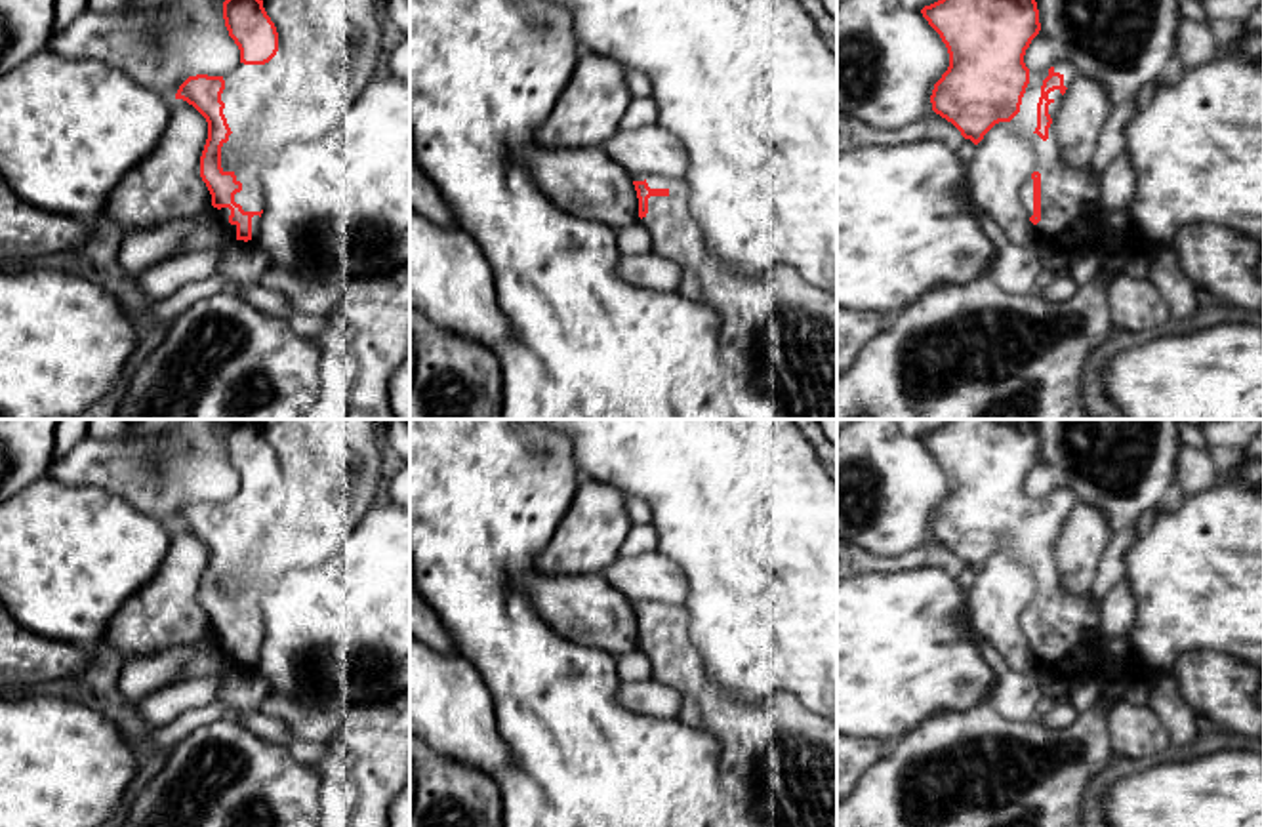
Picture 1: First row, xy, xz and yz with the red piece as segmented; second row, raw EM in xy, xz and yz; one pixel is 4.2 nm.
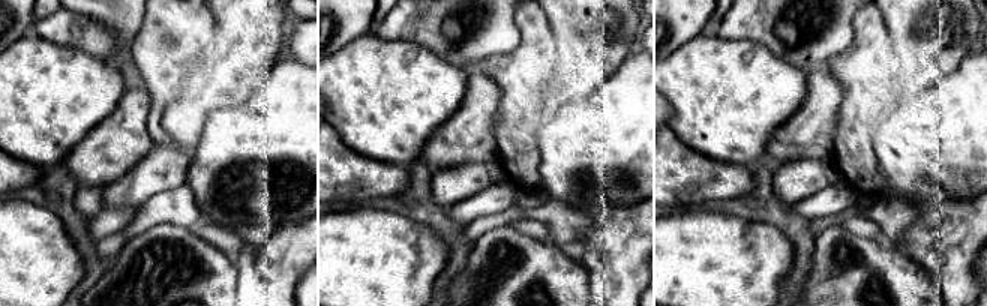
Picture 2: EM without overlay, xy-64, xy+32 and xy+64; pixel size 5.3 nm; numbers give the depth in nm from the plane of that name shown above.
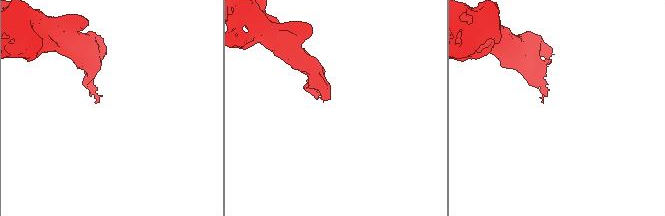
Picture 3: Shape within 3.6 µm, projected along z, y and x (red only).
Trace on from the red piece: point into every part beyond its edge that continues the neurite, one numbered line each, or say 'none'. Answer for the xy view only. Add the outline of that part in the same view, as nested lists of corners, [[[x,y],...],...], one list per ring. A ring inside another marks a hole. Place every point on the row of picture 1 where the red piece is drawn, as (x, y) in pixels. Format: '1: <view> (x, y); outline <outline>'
1: xy (250, 201); outline [[[221,164],[223,171],[233,171],[236,181],[242,183],[242,191],[234,194],[234,202],[242,206],[244,212],[261,212],[263,196],[257,192],[255,175],[246,168],[231,168]]]

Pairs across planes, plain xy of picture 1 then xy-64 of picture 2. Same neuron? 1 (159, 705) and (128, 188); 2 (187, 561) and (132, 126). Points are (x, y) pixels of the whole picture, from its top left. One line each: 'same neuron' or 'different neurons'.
1: different neurons
2: same neuron

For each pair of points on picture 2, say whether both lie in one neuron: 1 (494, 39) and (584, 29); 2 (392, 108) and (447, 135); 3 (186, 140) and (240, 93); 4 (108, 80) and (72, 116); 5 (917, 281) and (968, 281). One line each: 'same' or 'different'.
1: different
2: different
3: same
4: same
5: different

